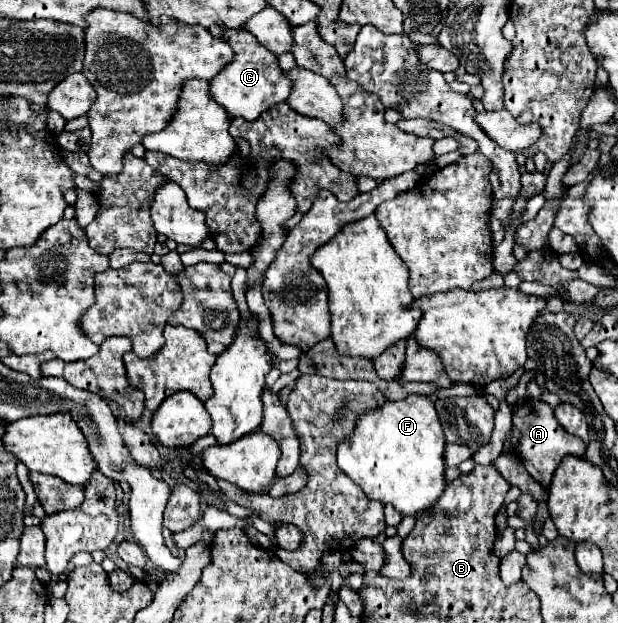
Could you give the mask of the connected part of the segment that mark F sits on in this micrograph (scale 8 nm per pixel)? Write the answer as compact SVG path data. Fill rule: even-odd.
M407 396L363 414L355 434L337 448L339 468L361 486L369 500L393 504L403 516L429 512L443 494L445 482L445 436L433 400Z

